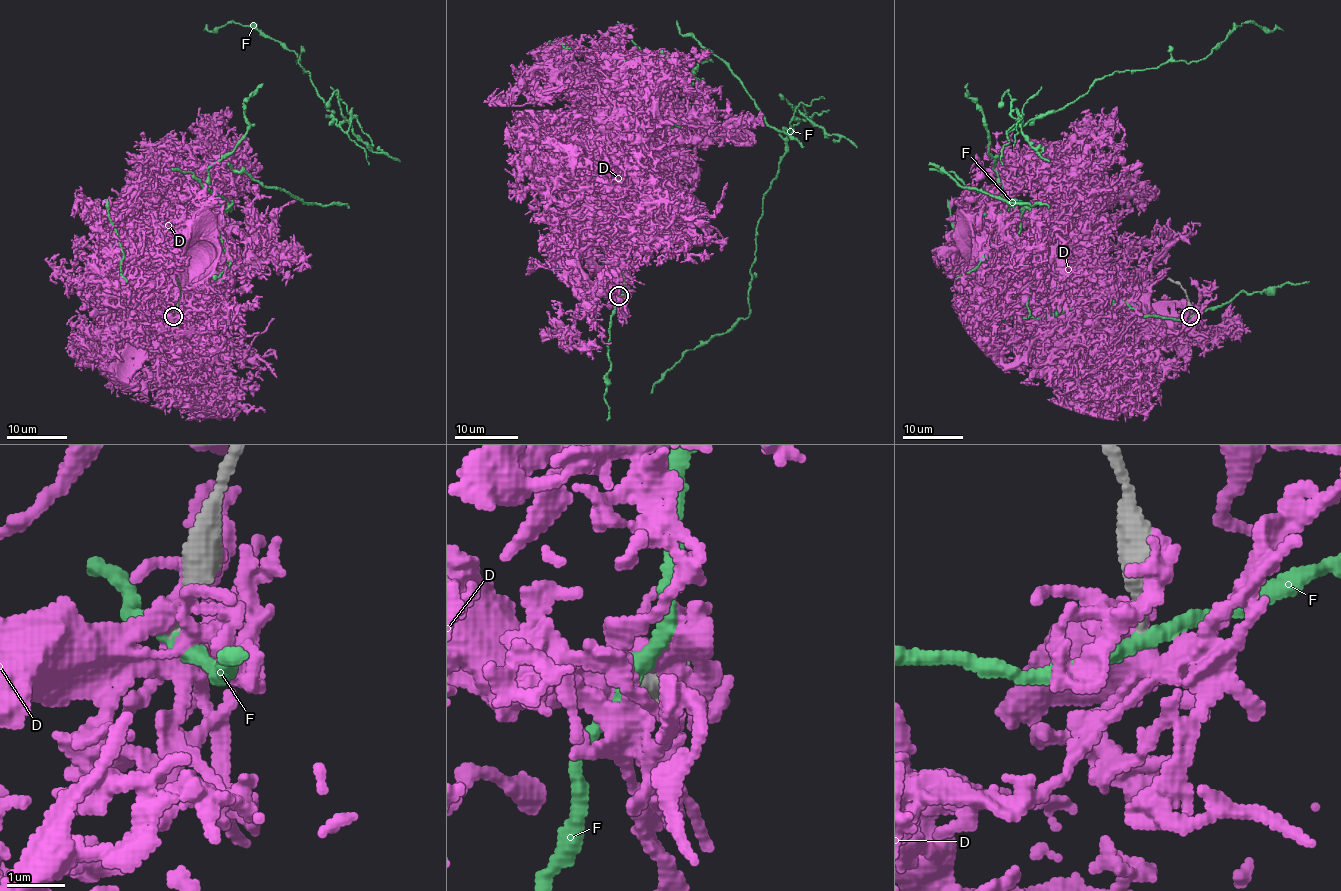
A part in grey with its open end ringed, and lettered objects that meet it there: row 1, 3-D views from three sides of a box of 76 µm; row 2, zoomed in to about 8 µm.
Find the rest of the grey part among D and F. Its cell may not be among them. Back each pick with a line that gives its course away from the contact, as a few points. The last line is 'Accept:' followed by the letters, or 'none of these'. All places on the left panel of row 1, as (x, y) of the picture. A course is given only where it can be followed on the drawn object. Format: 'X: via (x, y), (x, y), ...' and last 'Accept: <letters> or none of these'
Accept: none of these

